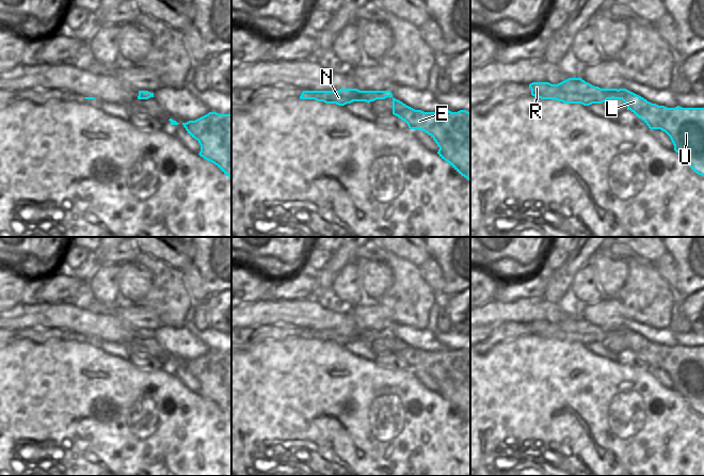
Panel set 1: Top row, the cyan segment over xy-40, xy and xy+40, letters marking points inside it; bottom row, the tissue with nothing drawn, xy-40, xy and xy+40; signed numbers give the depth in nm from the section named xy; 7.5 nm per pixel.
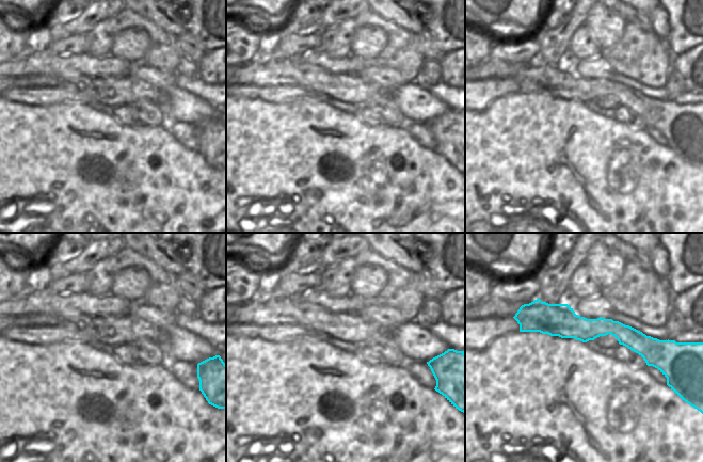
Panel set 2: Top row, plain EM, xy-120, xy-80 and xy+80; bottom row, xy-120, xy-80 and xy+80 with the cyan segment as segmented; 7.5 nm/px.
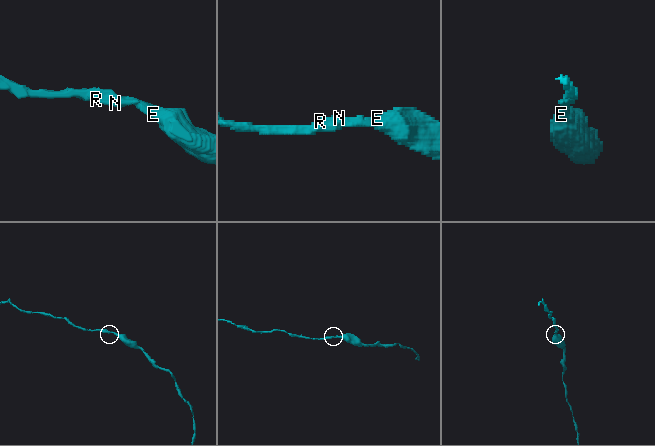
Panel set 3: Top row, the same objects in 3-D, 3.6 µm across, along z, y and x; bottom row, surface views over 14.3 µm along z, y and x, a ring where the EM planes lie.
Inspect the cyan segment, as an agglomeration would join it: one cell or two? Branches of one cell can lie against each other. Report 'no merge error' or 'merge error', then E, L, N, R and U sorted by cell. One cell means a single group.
no merge error; E L N R U

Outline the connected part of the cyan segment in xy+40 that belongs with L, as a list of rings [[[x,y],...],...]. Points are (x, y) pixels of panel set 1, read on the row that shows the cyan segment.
[[[569,78],[558,84],[532,82],[531,95],[541,99],[556,99],[564,104],[603,104],[607,99],[622,99],[650,129],[660,129],[671,139],[674,150],[689,168],[704,177],[704,108],[667,108],[658,106],[626,89],[601,89],[581,78]]]

